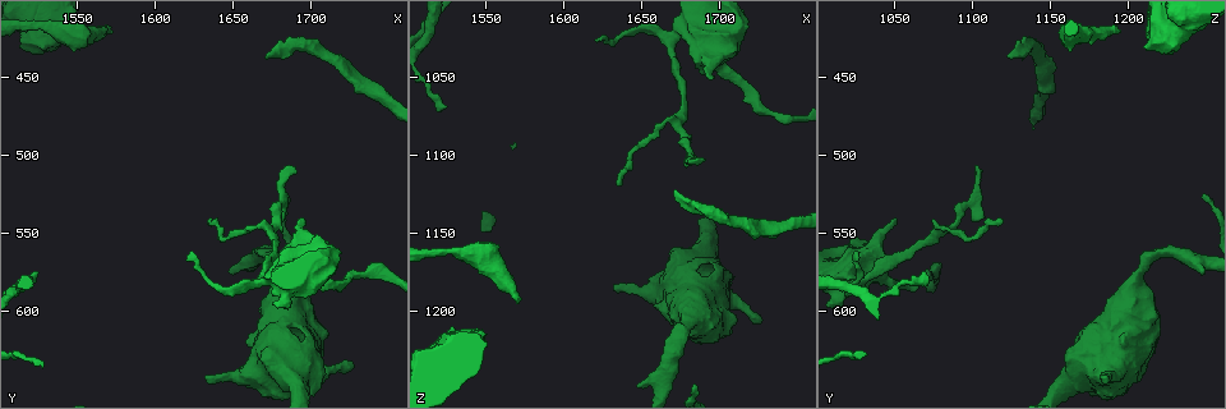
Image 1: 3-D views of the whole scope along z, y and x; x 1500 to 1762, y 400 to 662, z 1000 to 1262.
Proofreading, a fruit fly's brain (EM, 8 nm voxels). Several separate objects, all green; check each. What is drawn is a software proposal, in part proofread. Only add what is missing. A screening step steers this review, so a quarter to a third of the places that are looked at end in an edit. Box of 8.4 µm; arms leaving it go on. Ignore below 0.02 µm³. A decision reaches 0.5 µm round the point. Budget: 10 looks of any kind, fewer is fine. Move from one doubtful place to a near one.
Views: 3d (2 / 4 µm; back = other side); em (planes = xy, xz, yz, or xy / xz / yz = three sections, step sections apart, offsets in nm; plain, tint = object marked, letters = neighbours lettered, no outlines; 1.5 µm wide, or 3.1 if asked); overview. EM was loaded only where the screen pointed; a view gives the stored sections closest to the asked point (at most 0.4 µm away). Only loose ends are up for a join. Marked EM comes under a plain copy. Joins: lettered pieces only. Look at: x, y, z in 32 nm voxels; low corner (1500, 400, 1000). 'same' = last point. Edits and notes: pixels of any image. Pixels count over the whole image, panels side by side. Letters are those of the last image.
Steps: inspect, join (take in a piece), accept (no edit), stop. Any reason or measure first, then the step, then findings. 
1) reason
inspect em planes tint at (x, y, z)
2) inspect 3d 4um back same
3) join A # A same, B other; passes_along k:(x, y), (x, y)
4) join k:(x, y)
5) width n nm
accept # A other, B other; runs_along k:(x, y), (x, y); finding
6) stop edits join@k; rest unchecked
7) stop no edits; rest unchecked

thin end
inspect em xy step 8 letters at (1690, 508, 1102)

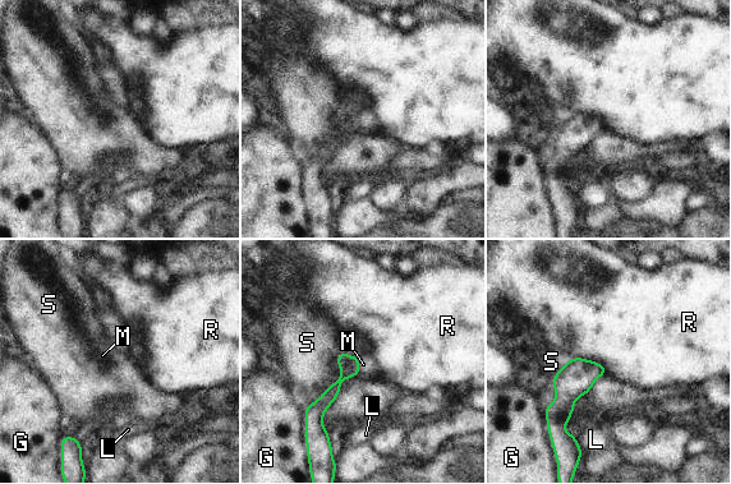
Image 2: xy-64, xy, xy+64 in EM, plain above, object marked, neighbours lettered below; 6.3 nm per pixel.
width 110 nm
accept # G other, L other, M other, R other, S other; border 2:(566, 360), (594, 360), (607, 373); no lettered piece goes on from it

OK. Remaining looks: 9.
stops while still wide
inspect em yz step 8 letters at (1712, 556, 1034)

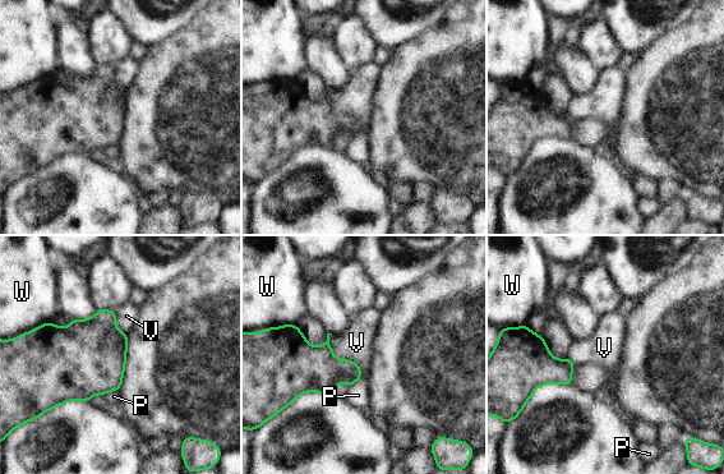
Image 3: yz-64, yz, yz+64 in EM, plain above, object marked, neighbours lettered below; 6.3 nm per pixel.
inspect em planes letters same

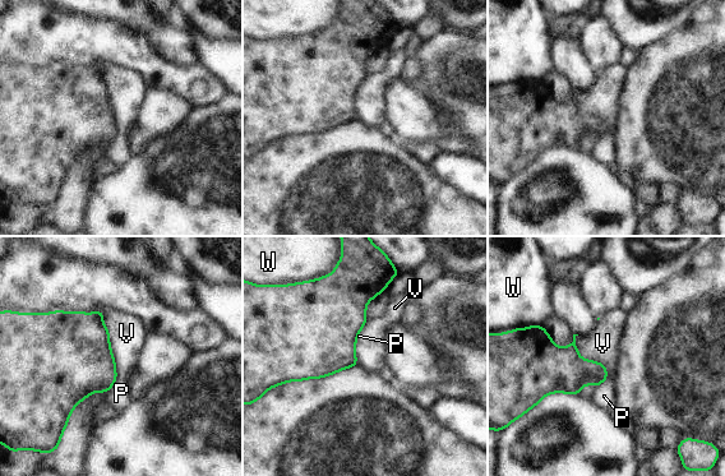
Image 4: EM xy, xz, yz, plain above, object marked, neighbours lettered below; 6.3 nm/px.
accept # P other, V other, W other; border 4:(101, 310), (115, 360); none of them fits

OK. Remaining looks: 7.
branch stops here
inspect 3d 4um at (1530, 432, 1212)

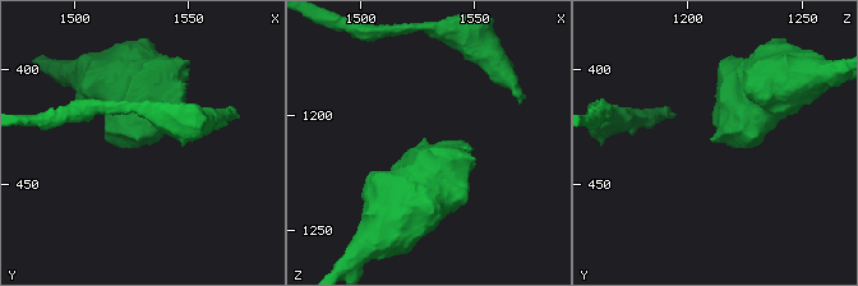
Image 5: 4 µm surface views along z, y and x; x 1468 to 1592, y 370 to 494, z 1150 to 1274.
need the tissue
inspect em planes letters at (1529, 432, 1212)

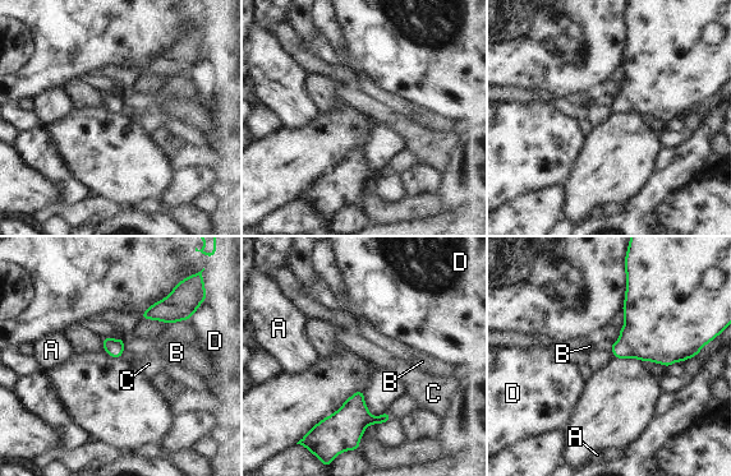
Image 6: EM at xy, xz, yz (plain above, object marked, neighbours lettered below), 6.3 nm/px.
longest_contact C 80 nm
accept # A other, B other, C other, D other; border 6:(608, 347), (615, 356); none of them fits

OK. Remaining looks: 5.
an open end
inspect em xz step 4 letters at (1632, 642, 1186)

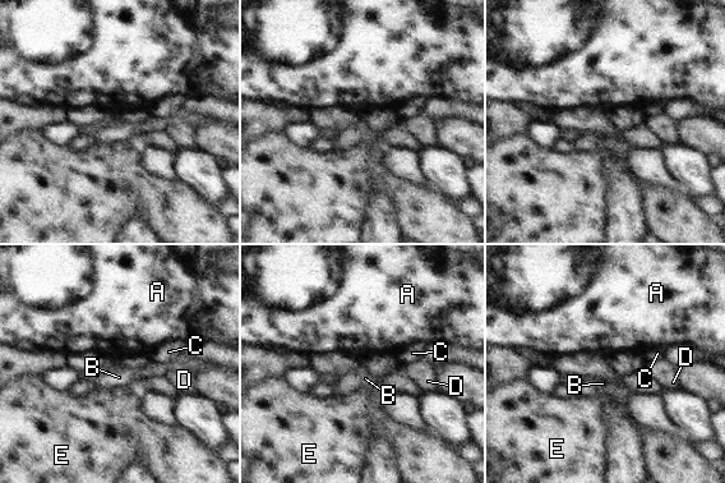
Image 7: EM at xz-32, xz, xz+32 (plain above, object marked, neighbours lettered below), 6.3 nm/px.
cut it another way
inspect em planes letters same

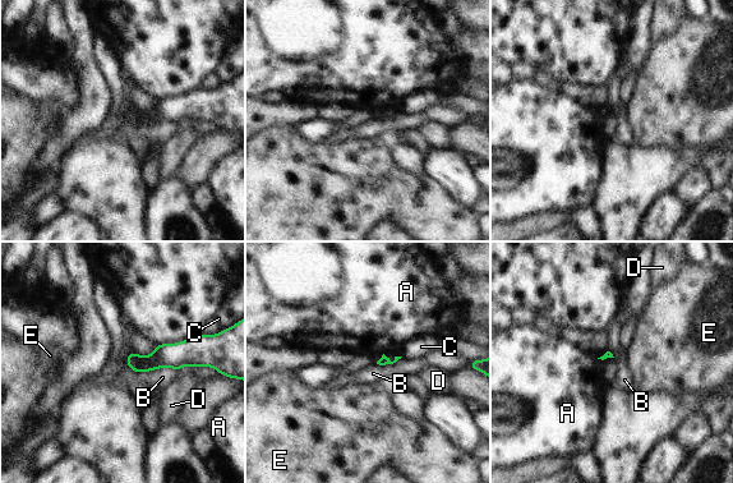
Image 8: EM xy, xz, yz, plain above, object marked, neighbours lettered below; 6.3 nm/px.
accept # A other, B other, C other, D other, E other; no lettered piece goes on from it

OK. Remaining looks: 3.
stop no edits; rest unchecked

